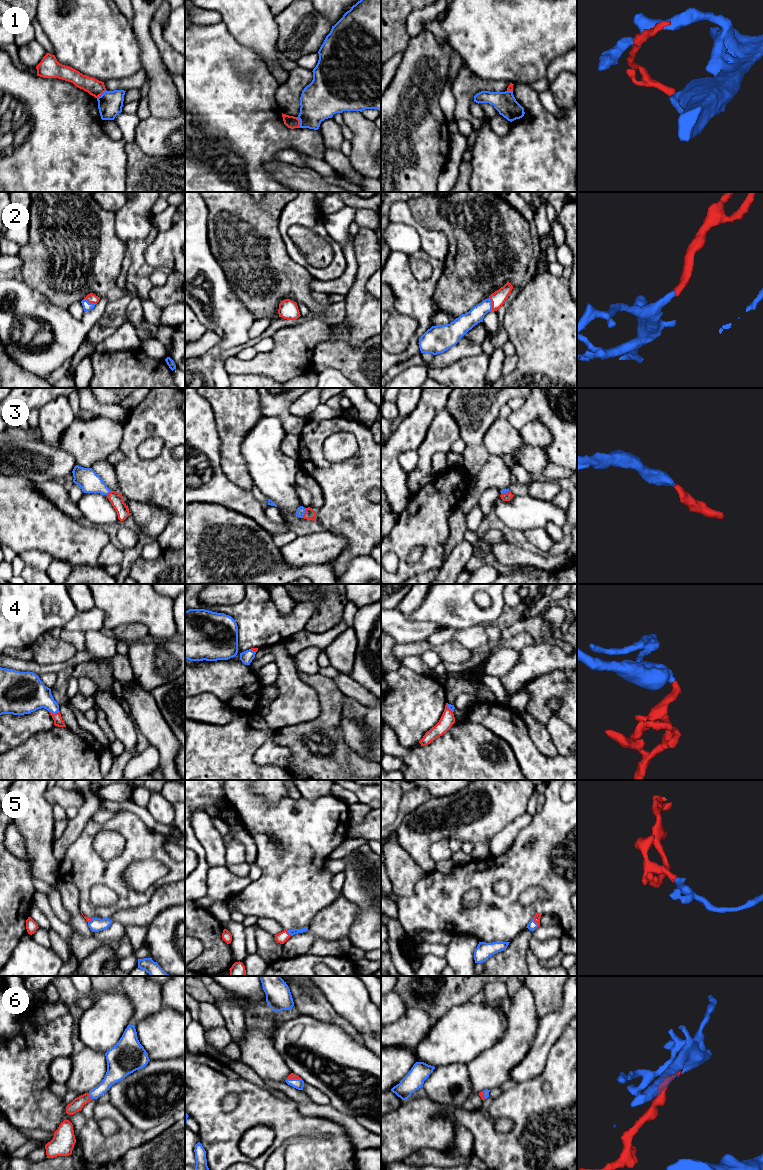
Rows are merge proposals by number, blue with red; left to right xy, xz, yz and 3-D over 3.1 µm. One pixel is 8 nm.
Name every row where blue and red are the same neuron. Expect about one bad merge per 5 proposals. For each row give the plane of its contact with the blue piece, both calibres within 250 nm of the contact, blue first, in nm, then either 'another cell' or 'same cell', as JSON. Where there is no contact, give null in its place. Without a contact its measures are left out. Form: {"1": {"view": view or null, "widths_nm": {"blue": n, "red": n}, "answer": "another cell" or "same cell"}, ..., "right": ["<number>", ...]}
{"1": {"view": "xz", "widths_nm": {"blue": 320, "red": 100}, "answer": "another cell"}, "2": {"view": "yz", "widths_nm": {"blue": 140, "red": 120}, "answer": "same cell"}, "3": {"view": "xz", "widths_nm": {"blue": 70, "red": 90}, "answer": "same cell"}, "4": {"view": "xy", "widths_nm": {"blue": 280, "red": 70}, "answer": "same cell"}, "5": {"view": "yz", "widths_nm": {"blue": 70, "red": 50}, "answer": "same cell"}, "6": {"view": "xy", "widths_nm": {"blue": 130, "red": 100}, "answer": "same cell"}, "right": ["2", "3", "4", "5", "6"]}

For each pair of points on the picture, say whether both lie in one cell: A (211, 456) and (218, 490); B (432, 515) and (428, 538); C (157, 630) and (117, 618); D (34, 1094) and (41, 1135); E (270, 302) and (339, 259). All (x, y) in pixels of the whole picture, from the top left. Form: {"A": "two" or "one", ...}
{"A": "one", "B": "one", "C": "one", "D": "two", "E": "two"}

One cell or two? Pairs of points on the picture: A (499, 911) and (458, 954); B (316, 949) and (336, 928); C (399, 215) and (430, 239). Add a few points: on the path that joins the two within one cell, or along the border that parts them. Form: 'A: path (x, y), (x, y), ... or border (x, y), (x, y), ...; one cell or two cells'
A: border (452, 934), (470, 934), (480, 941); two cells
B: border (347, 936), (334, 939), (317, 938), (306, 952); two cells
C: path (407, 218), (422, 231); one cell

